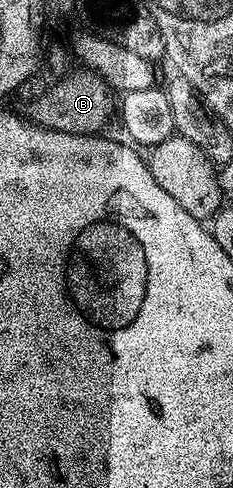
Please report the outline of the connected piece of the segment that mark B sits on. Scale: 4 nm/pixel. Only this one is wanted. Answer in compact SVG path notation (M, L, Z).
M89 71L71 72L70 76L55 80L40 99L29 102L24 113L33 124L42 129L55 129L65 133L98 135L103 132L110 117L112 90L102 78Z

